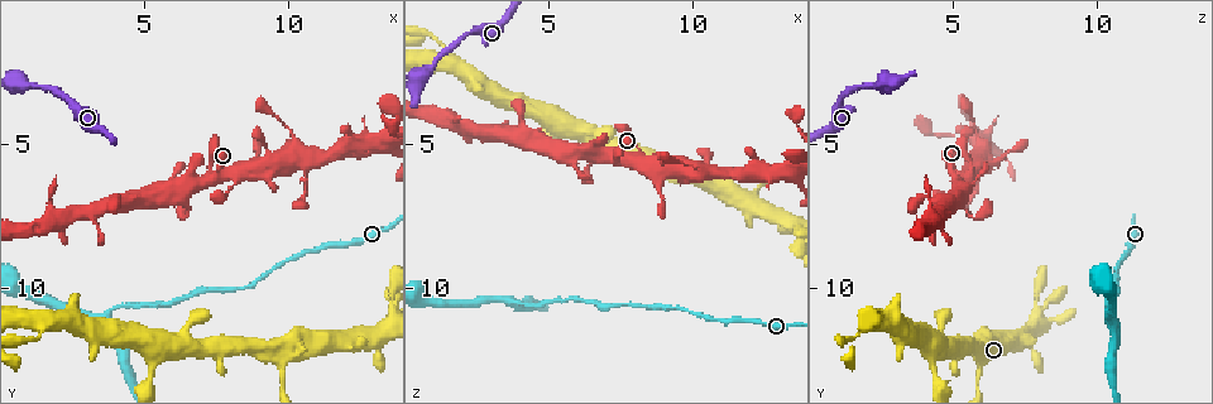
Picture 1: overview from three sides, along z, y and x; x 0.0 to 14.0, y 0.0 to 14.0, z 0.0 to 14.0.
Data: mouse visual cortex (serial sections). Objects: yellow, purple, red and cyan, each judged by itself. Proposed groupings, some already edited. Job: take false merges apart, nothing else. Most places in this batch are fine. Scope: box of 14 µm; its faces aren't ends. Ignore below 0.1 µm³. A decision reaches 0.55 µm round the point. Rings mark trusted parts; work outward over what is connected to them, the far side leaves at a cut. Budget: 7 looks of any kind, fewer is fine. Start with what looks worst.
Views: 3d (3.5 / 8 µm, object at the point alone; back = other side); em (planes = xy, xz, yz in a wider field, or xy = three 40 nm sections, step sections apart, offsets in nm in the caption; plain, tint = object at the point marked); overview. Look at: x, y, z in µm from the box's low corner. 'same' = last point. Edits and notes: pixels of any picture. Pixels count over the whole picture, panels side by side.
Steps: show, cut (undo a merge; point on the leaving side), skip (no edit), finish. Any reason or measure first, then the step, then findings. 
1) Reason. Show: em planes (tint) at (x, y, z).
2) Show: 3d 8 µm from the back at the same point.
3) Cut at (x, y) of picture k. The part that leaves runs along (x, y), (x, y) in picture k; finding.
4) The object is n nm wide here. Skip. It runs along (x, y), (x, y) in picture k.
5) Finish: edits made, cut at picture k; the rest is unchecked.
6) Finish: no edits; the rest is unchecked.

Branch point. Show: 3d 3.5 µm at (3.6, 10.9, 10.5).

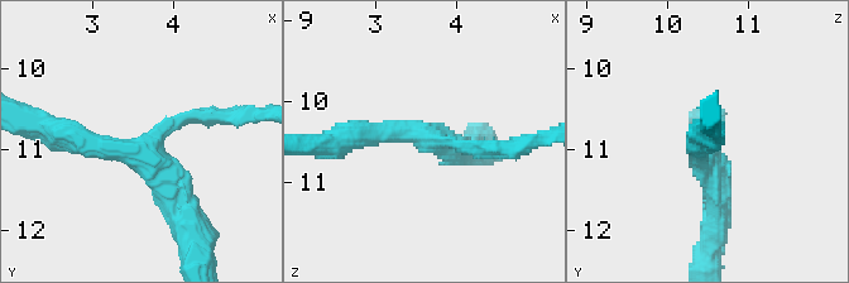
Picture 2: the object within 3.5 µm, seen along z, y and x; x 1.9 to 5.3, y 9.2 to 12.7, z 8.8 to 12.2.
3 arms meet here; the arms are 200, 300, 300 nm wide. Show: em xy step 3 (tint) at (3.65, 10.95, 10.50).

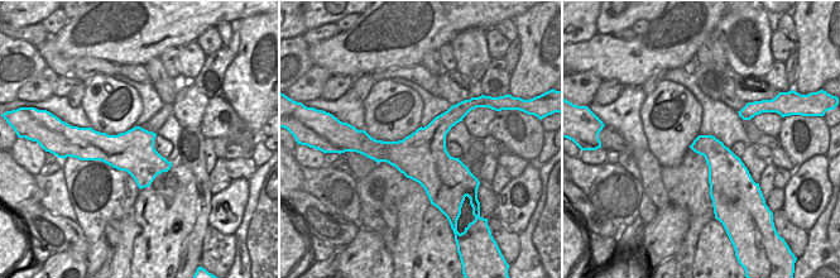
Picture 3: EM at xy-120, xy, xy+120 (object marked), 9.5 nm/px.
Skip. It runs along (220, 115), (186, 115), (143, 150), (70, 132) in picture 2; continuous, no second cell.

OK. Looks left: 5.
Narrows sharply. Show: 3d 8 µm from the back at (2.2, 3.5, 1.2).

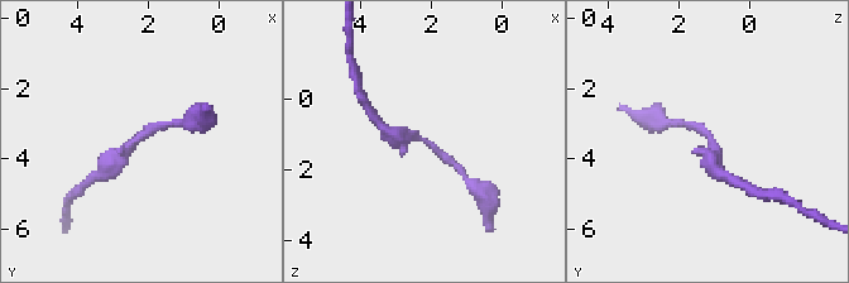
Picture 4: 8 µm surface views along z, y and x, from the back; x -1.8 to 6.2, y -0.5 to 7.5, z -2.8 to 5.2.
The arms are 200, 350 nm wide. Show: em xy step 5 (tint) at (2.2, 3.3, 1.1).

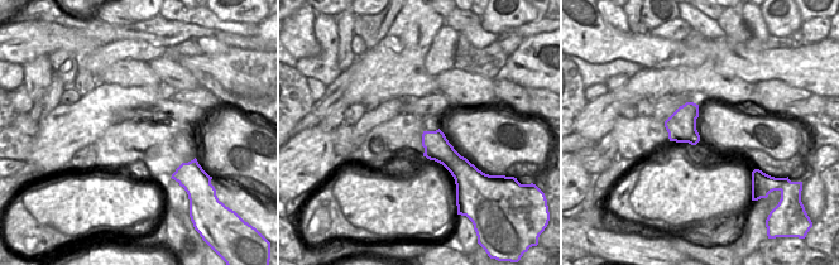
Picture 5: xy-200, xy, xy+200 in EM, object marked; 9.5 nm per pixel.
The object is 240 nm wide here. Skip. It runs along (113, 162), (142, 135), (167, 124) in picture 4; one cell here.

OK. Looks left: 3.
Sharp bend. Show: 3d 3.5 µm at (10.2, 5.5, 5.9).

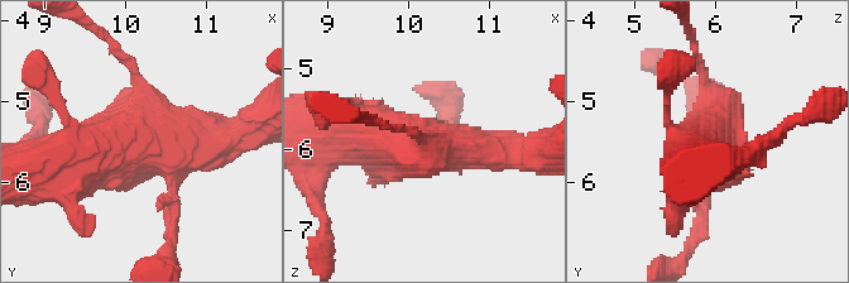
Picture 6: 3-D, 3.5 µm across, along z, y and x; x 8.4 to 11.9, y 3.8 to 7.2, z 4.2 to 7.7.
Need the tissue. Show: em xy step 2 (tint) at the same point.

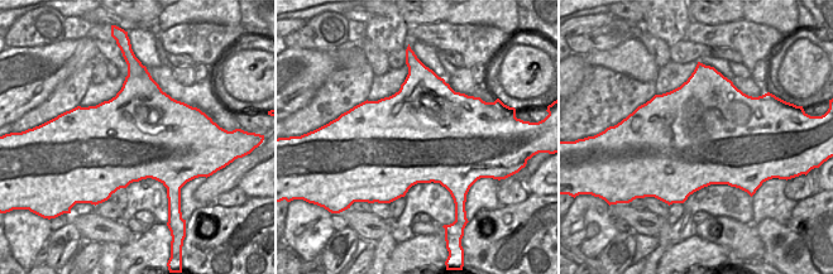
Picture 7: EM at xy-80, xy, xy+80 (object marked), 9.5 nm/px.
Show: em xy step 1 (tint) at the same point.

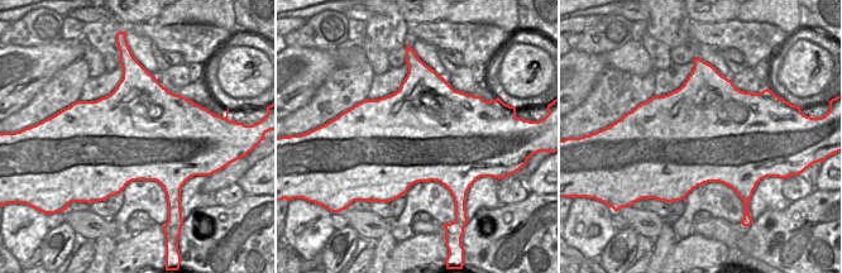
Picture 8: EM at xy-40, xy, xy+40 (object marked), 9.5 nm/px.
Skip. It runs along (56, 161), (121, 140), (222, 137) in picture 6; all the same cell.

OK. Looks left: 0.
Finish: no edits; the rest is unchecked.

